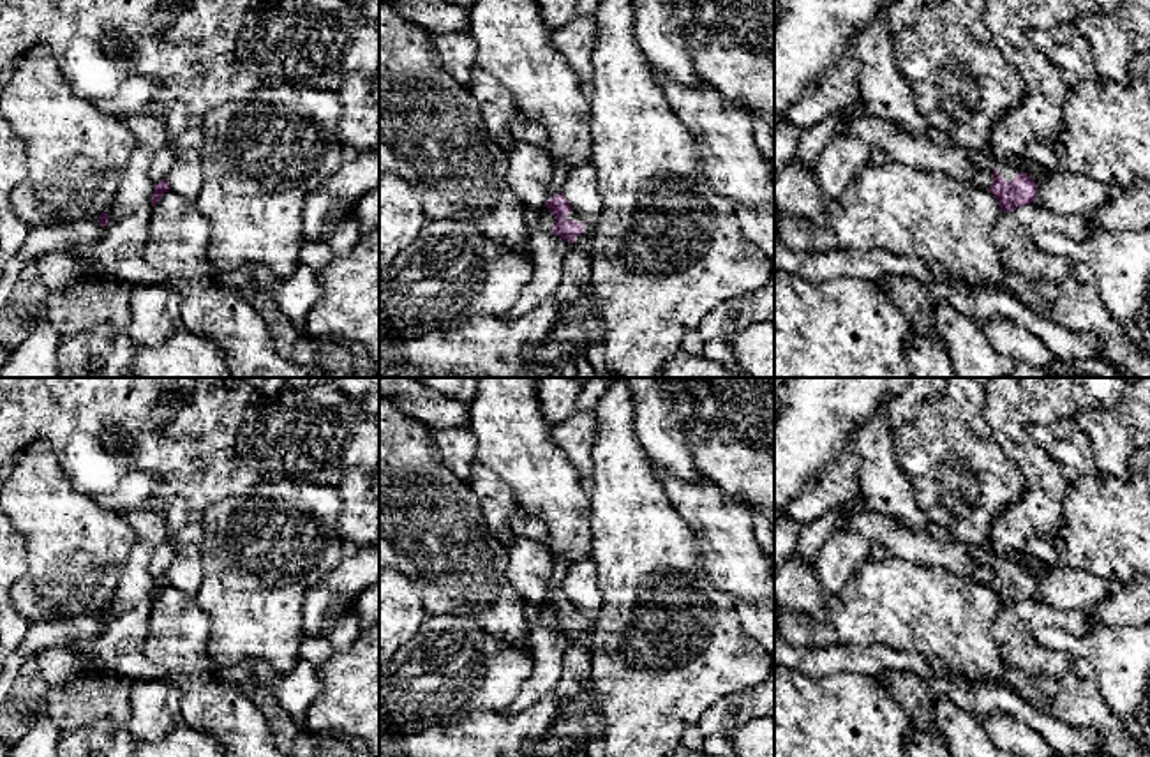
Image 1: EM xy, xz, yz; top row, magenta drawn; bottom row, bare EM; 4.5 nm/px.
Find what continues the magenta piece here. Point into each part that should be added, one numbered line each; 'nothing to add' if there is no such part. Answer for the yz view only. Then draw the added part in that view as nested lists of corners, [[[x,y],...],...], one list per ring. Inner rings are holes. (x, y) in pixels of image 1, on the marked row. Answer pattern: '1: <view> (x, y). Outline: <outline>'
1: yz (1039, 117). Outline: [[[986,0],[984,21],[995,46],[1027,83],[1023,102],[993,127],[989,150],[1000,178],[1028,175],[1027,146],[1051,141],[1062,129],[1062,108],[1069,92],[1058,71],[1039,51],[1023,51],[1028,28],[1074,23],[1081,14],[1109,12],[1122,0]]]

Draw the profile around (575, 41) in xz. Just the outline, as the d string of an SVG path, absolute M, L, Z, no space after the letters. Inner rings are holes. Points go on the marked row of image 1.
M579 14L568 25L550 32L550 44L566 58L580 81L591 79L591 56L596 42L594 16Z

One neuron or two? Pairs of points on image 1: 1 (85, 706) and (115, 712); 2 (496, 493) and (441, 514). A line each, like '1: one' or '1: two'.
1: one
2: two

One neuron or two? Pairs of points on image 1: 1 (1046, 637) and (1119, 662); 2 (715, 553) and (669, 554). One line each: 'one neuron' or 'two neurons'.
1: one neuron
2: two neurons

